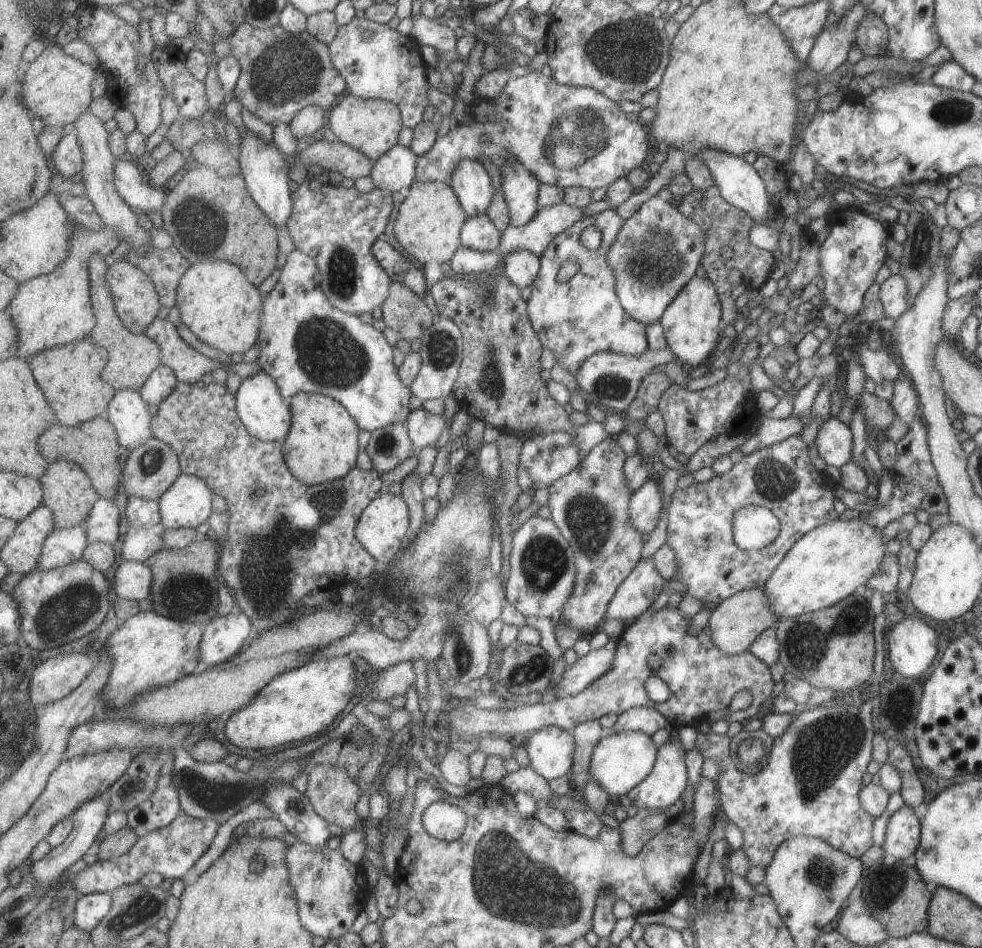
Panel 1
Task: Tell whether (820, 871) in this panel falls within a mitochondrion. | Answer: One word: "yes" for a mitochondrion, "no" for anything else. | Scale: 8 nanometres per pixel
yes

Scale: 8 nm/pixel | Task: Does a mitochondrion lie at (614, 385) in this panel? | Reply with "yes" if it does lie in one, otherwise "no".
yes

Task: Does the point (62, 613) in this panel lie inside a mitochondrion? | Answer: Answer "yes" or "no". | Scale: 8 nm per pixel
yes

